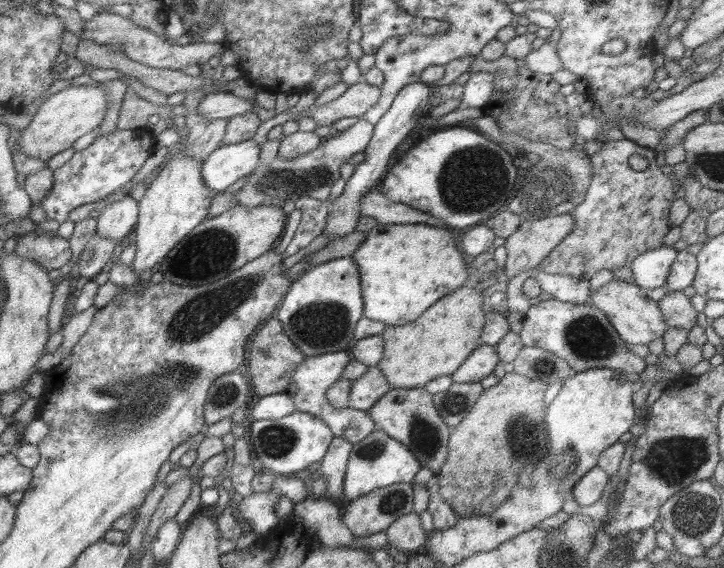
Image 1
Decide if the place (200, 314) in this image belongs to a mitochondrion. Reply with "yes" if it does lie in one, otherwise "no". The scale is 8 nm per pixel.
yes

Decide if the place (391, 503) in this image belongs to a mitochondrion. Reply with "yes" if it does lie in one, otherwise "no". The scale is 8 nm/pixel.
yes

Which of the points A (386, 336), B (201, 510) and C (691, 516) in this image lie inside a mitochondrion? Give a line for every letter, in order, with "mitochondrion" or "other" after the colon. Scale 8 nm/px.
A: other
B: other
C: mitochondrion

